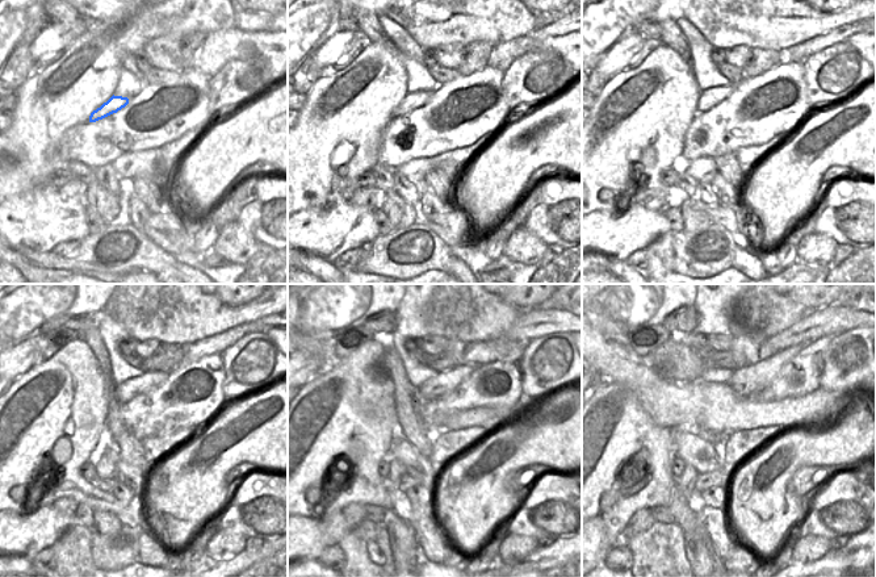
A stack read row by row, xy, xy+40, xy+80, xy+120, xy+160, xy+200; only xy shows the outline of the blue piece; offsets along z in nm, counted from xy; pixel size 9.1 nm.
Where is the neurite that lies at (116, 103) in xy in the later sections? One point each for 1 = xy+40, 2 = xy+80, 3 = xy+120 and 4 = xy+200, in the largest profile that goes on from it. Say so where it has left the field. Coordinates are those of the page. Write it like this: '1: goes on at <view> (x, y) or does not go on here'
1: goes on at xy+40 (413, 100)
2: goes on at xy+80 (709, 99)
3: goes on at xy+120 (129, 389)
4: goes on at xy+200 (747, 380)

